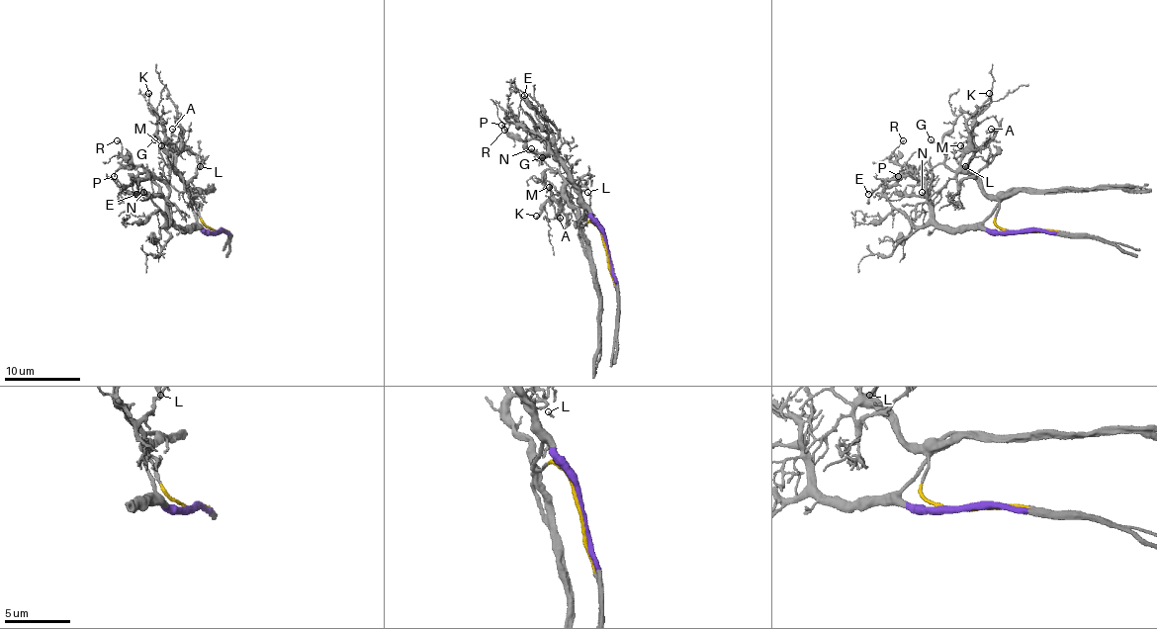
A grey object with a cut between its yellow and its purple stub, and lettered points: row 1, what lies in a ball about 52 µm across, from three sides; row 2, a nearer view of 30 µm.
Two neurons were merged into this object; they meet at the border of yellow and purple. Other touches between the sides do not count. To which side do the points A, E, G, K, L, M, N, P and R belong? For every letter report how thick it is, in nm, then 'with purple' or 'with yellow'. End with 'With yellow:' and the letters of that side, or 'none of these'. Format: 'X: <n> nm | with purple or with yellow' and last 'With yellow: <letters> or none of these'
A: 120 nm | with yellow
E: 80 nm | with purple
G: 160 nm | with yellow
K: 140 nm | with yellow
L: 140 nm | with yellow
M: 130 nm | with yellow
N: 160 nm | with purple
P: 90 nm | with purple
R: 130 nm | with purple
With yellow: A, G, K, L, M

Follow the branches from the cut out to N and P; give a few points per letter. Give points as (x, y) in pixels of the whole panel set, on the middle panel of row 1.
N: (604, 247), (604, 228), (593, 216), (569, 172), (549, 152), (530, 149)
P: (604, 247), (604, 228), (593, 216), (569, 172), (557, 160), (557, 152), (540, 139), (515, 139), (501, 125)

